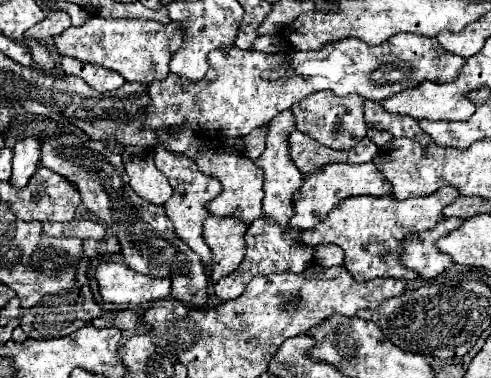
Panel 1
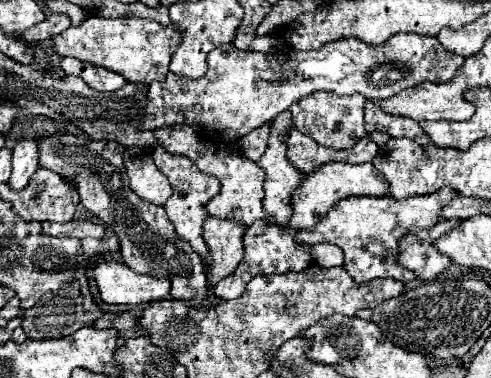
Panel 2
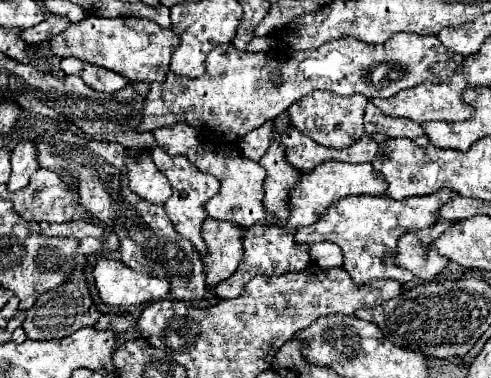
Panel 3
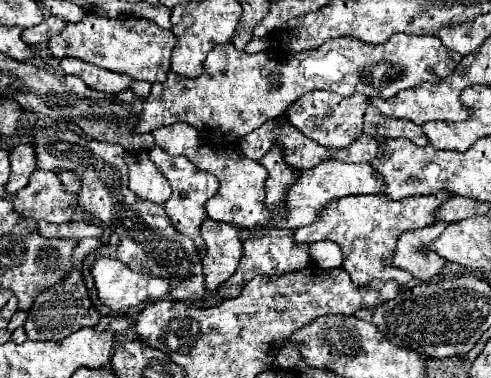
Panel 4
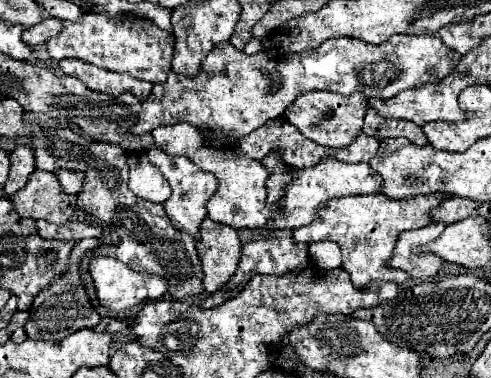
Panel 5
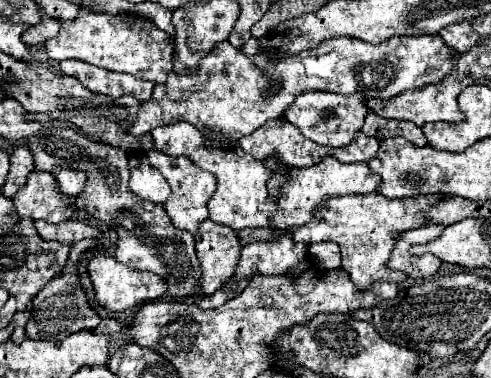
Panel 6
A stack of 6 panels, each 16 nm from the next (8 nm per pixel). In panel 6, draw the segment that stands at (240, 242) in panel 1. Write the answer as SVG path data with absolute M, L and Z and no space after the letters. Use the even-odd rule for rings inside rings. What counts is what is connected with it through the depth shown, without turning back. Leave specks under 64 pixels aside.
M210 218L200 224L198 234L200 244L196 244L196 252L202 266L200 290L204 294L214 294L236 272L242 244L236 240L236 230L224 228L222 224L218 226Z

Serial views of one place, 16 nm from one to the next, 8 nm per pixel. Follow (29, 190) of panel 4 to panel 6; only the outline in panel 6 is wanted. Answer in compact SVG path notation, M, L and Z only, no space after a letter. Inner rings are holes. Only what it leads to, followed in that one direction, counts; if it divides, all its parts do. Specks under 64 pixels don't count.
M34 170L28 176L28 182L12 196L18 216L32 220L46 220L60 224L70 220L76 210L76 198L62 196L60 186L54 182L52 172Z

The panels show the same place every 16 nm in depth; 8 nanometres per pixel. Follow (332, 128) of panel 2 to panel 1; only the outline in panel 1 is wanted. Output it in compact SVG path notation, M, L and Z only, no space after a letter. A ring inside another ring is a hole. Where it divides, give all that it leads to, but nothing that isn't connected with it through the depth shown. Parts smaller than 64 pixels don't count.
M316 92L312 96L306 96L298 104L292 106L294 118L296 118L296 128L322 146L334 148L334 150L350 150L354 148L368 132L366 122L364 122L364 112L362 112L362 96L336 96L332 92Z

